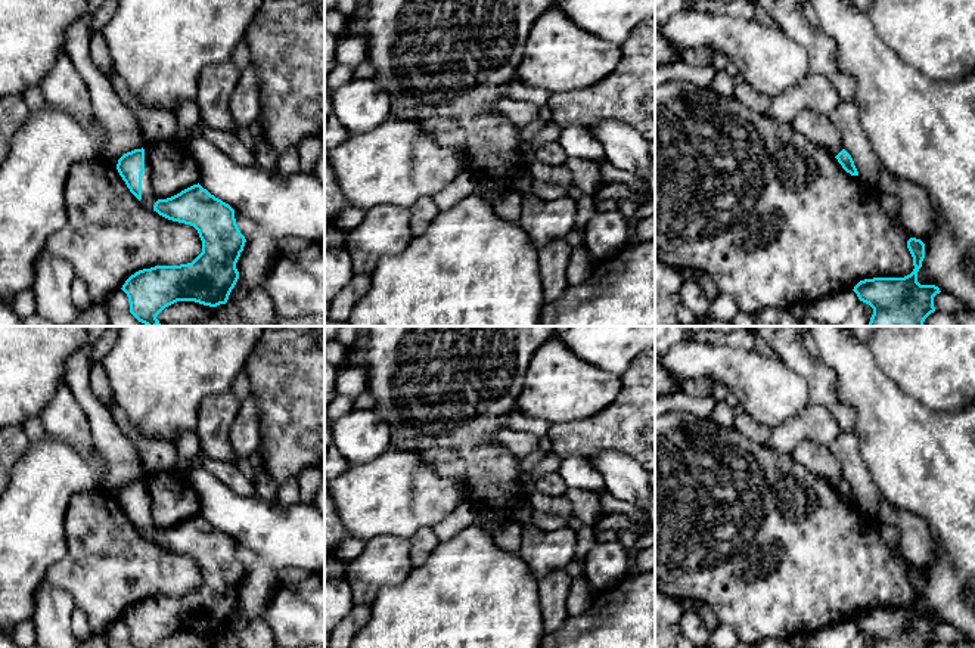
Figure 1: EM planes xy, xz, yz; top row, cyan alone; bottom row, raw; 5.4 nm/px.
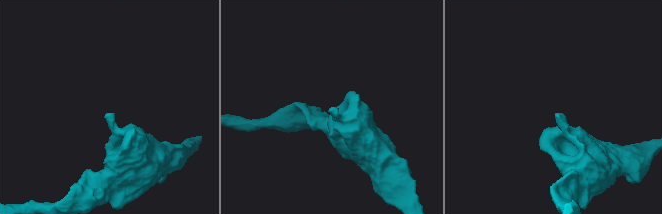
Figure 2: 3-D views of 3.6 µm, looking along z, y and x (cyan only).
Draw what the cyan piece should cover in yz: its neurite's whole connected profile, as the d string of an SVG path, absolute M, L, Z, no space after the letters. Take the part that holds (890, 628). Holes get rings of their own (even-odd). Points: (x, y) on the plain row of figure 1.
M910 568L907 579L913 587L913 602L904 608L873 608L854 617L858 630L873 639L872 648L928 648L935 642L934 627L940 624L935 616L920 616L917 602L925 589L925 574Z

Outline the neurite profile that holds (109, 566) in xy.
M108 490L71 497L65 537L66 555L47 568L46 580L72 596L93 635L106 635L139 601L187 595L202 583L193 556L145 537Z

